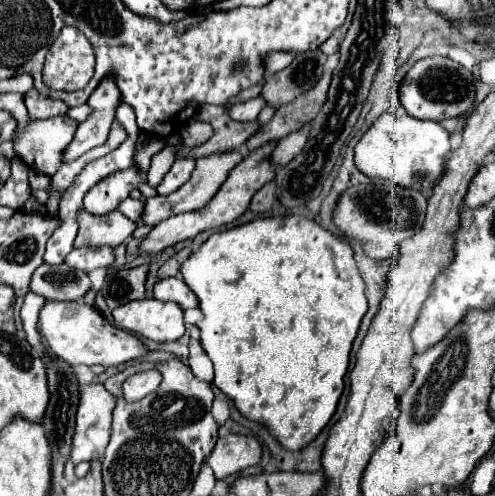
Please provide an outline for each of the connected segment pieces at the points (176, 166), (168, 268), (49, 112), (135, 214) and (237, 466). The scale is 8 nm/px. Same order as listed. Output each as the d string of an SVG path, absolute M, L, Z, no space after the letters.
M176 160L170 168L170 172L164 176L164 180L156 186L158 194L166 196L166 194L172 194L176 192L192 174L194 170L194 162L192 160Z
M182 248L180 252L176 252L172 258L168 258L160 268L158 268L158 278L170 278L176 276L180 272L182 262L190 256L190 248Z
M30 90L24 96L24 104L28 108L30 118L52 118L52 116L64 116L66 114L64 102L42 98L40 94L36 94L36 90Z
M128 198L126 202L120 202L118 206L118 210L122 212L126 217L130 218L130 220L139 223L141 214L144 209L144 200L132 200L132 198Z
M228 434L226 438L218 438L212 454L206 458L206 464L214 470L216 478L226 478L258 464L260 458L262 446L254 436Z

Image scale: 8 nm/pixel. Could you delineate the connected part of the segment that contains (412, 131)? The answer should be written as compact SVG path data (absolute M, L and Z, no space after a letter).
M402 106L382 114L374 120L368 132L354 148L356 166L368 178L382 178L402 188L430 190L444 174L444 164L450 154L450 132L432 120L416 120L406 114Z

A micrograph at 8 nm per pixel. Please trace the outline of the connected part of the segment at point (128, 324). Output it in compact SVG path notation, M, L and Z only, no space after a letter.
M156 298L134 300L134 302L128 302L128 304L118 306L112 312L112 316L114 316L114 324L116 326L120 326L120 328L124 328L128 332L140 334L144 338L156 340L156 342L172 342L172 340L178 340L184 334L182 308L176 302L160 302Z

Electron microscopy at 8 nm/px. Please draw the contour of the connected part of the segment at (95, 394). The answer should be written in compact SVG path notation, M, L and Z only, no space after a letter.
M90 384L80 388L80 406L76 412L76 434L72 442L70 460L74 464L82 460L100 458L110 440L114 400L102 384Z

